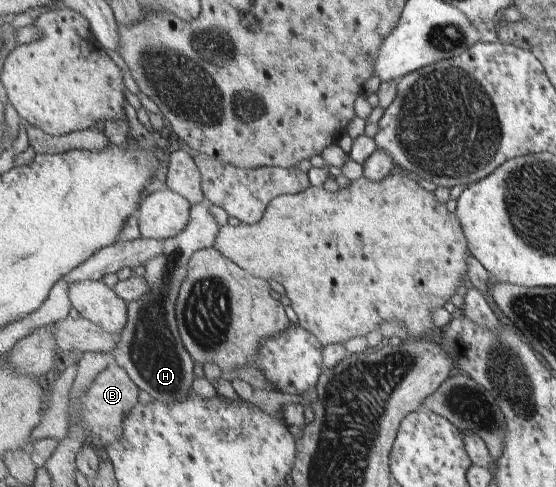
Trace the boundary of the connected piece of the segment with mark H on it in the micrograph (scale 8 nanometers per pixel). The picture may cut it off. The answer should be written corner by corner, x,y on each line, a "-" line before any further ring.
207,198
193,204
188,225
176,237
163,240
163,252
145,265
145,278
152,289
128,305
127,328
115,350
117,364
125,368
133,382
153,399
175,402
193,389
195,364
180,335
176,304
191,258
198,250
213,247
220,233
221,227
211,214
211,204

